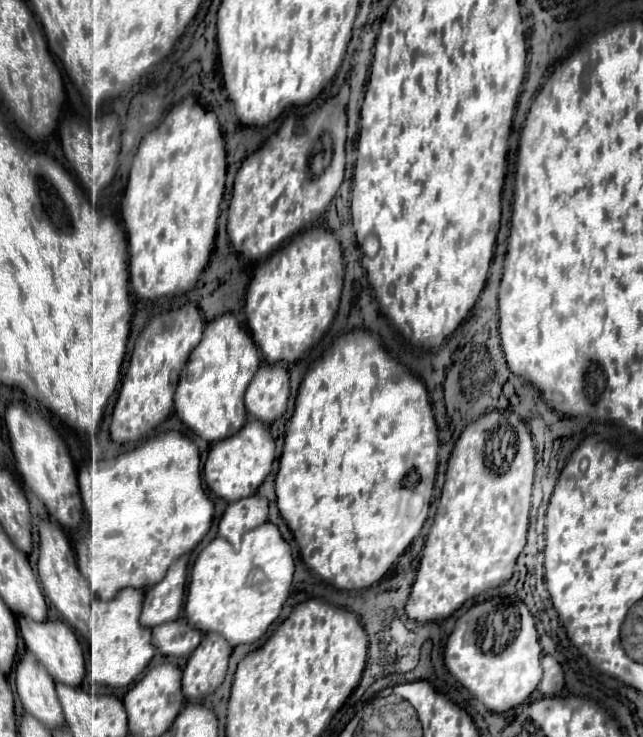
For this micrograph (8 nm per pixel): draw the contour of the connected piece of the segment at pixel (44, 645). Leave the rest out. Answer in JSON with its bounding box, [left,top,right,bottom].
[19,619,85,687]

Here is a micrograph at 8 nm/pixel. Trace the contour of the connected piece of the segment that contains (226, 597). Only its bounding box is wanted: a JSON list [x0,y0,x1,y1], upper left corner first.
[185,521,293,647]

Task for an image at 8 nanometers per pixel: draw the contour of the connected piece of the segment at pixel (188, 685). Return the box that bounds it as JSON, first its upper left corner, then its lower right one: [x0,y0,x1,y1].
[183,635,231,699]

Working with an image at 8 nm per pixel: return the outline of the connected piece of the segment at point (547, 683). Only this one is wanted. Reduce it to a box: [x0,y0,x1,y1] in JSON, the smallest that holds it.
[539,655,563,697]

